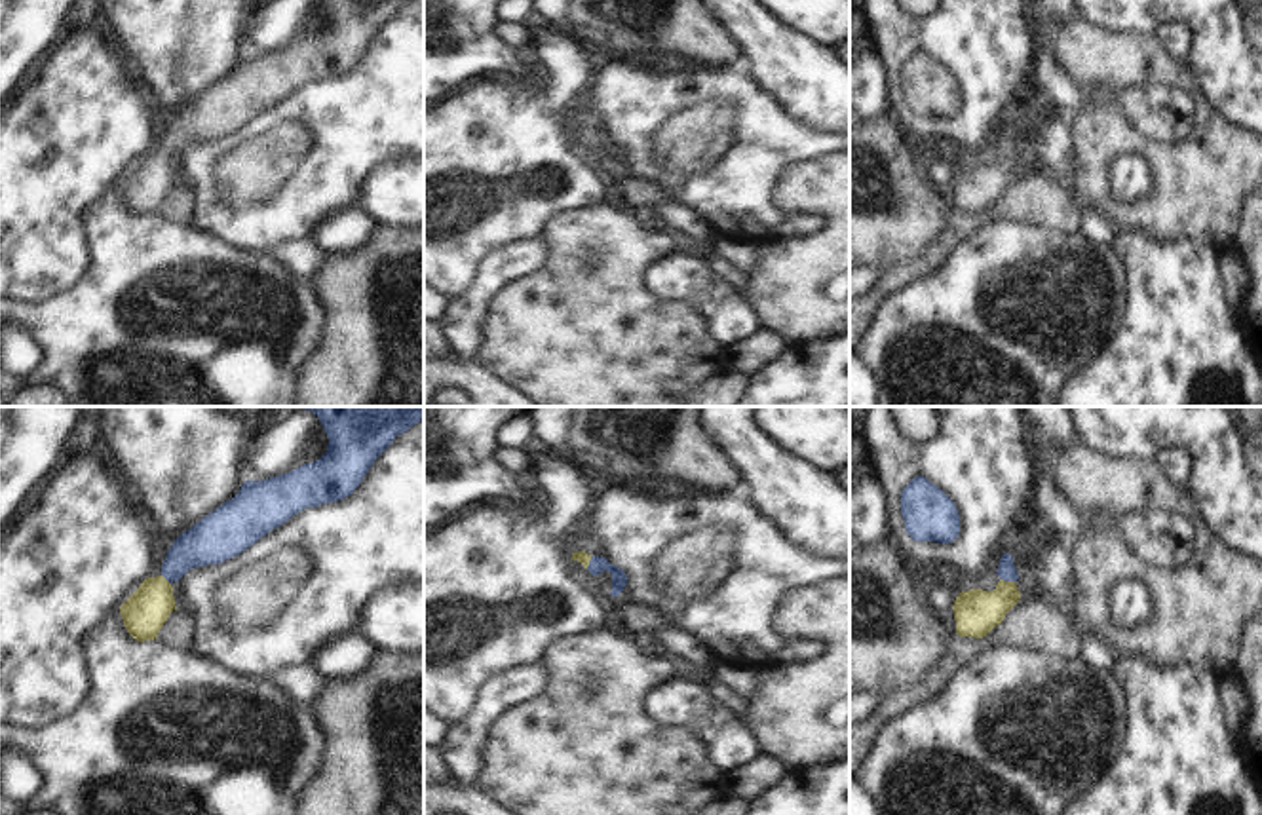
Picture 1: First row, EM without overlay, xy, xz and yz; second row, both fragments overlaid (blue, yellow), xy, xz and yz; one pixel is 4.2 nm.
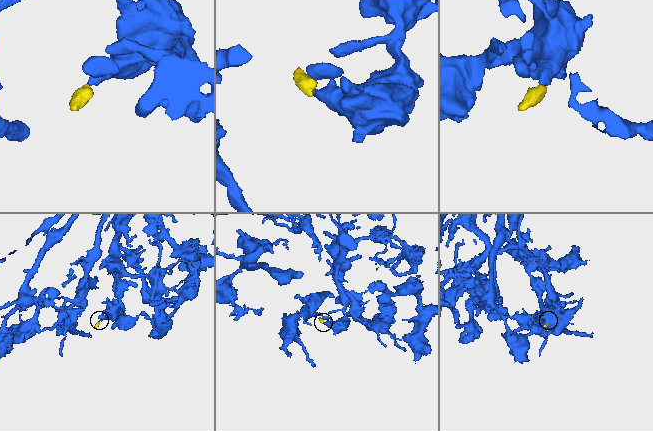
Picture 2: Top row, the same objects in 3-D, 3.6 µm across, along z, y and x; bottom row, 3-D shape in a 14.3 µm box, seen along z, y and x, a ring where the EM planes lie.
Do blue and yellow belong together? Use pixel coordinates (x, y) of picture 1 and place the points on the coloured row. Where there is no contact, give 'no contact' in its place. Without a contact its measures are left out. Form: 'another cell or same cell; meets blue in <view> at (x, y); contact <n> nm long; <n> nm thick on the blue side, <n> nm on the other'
same cell; meets blue in yz at (1008, 580); contact 70 nm long; 80 nm thick on the blue side, 190 nm on the other

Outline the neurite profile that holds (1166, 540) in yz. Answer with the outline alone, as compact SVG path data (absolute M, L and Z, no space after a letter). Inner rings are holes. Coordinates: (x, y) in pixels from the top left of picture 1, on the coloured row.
M1131 511L1116 521L1129 549L1157 568L1176 570L1197 553L1197 532L1188 515Z

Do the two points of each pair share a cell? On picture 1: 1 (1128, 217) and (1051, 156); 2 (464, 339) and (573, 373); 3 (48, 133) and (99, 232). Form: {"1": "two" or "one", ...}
{"1": "two", "2": "two", "3": "two"}

